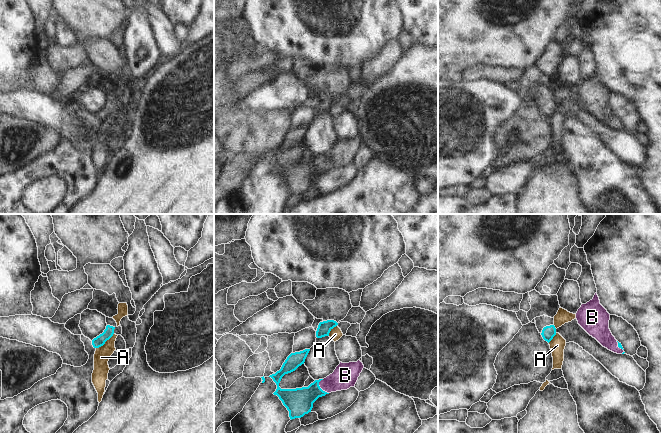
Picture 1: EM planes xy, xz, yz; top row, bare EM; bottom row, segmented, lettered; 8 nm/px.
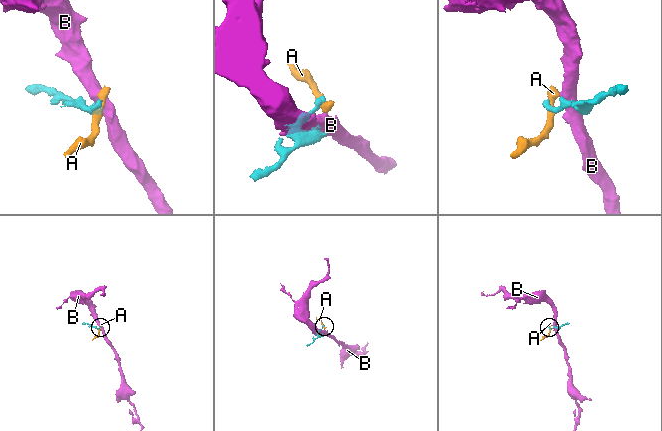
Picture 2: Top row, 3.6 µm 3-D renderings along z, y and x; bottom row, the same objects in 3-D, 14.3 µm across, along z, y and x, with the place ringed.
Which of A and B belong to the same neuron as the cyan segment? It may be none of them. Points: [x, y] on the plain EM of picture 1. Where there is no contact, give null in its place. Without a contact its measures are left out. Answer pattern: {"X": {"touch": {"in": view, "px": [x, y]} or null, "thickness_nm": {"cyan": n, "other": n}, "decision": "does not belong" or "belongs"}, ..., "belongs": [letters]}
{"A": {"touch": {"in": "xy", "px": [105, 117]}, "thickness_nm": {"cyan": 90, "other": 130}, "decision": "does not belong"}, "B": {"touch": {"in": "xz", "px": [319, 163]}, "thickness_nm": {"cyan": 220, "other": 200}, "decision": "belongs"}, "belongs": ["B"]}

